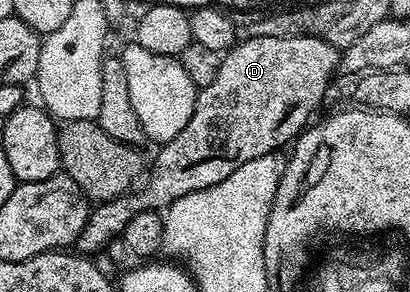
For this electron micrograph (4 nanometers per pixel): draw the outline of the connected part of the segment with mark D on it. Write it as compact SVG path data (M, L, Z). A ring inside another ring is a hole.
M312 34L293 38L258 36L237 41L236 45L221 57L218 77L197 93L196 107L190 116L190 124L186 124L186 128L182 128L182 132L178 132L174 140L163 143L157 149L160 151L157 152L156 159L153 162L151 159L150 169L135 192L121 194L109 202L99 203L89 213L86 224L74 243L75 249L84 256L95 255L95 250L103 251L113 240L119 239L126 224L130 224L130 220L138 212L163 211L174 200L190 196L190 192L202 192L202 188L210 188L226 180L226 176L230 176L234 168L242 168L242 164L258 160L258 156L277 153L299 138L301 130L313 121L312 113L319 108L320 101L328 90L328 81L342 62L341 51L330 45L325 37L316 37Z

